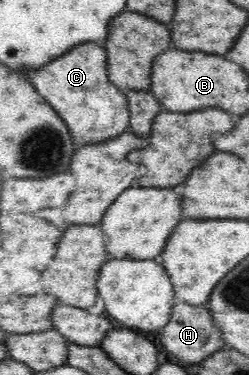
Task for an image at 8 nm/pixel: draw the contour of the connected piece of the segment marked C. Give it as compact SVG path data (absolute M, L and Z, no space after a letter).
M90 42L75 46L66 54L58 56L53 62L42 66L42 68L29 70L25 78L34 85L34 88L67 124L75 147L109 141L109 138L127 132L130 124L128 100L124 90L119 89L108 77L108 55L106 55L102 45Z

